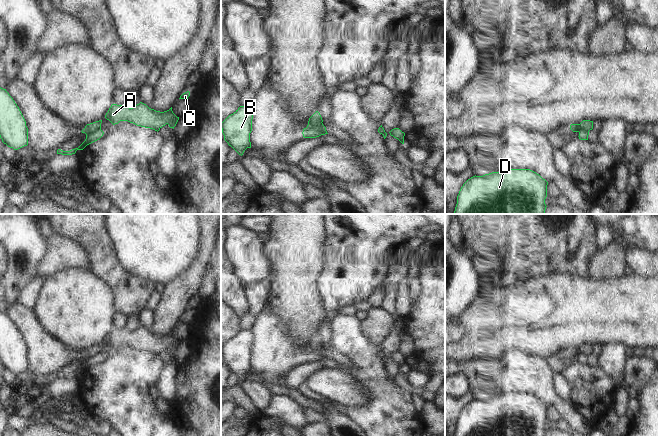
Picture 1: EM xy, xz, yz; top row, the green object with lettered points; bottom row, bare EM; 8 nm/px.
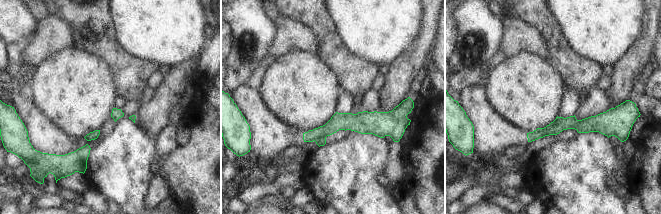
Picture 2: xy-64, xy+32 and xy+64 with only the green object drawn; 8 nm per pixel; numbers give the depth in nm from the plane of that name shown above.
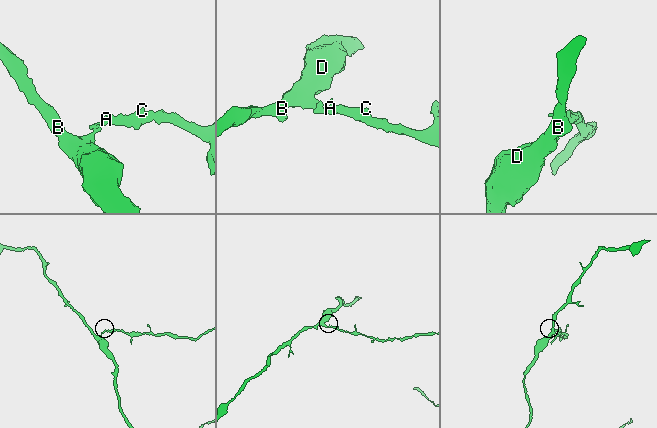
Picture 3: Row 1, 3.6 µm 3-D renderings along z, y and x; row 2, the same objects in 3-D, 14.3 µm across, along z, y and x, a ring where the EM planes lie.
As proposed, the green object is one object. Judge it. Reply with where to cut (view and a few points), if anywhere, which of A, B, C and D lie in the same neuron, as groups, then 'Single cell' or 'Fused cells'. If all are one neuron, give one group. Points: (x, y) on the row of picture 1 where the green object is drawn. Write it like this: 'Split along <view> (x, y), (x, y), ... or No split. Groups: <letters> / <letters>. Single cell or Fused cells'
Split along xy (100, 129), (85, 133). Groups: A C / B D. Fused cells

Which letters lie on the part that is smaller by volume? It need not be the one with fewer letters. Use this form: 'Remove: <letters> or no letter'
Remove: A, C

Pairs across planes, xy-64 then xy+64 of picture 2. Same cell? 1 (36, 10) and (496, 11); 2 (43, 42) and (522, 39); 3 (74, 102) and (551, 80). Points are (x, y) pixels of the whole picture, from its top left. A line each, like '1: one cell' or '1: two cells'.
1: one cell
2: one cell
3: one cell

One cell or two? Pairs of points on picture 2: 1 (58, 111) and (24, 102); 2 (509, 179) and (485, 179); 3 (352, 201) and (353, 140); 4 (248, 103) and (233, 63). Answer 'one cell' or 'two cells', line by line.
1: two cells
2: two cells
3: one cell
4: two cells

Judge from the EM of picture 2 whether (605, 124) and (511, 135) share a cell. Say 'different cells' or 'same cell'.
same cell

